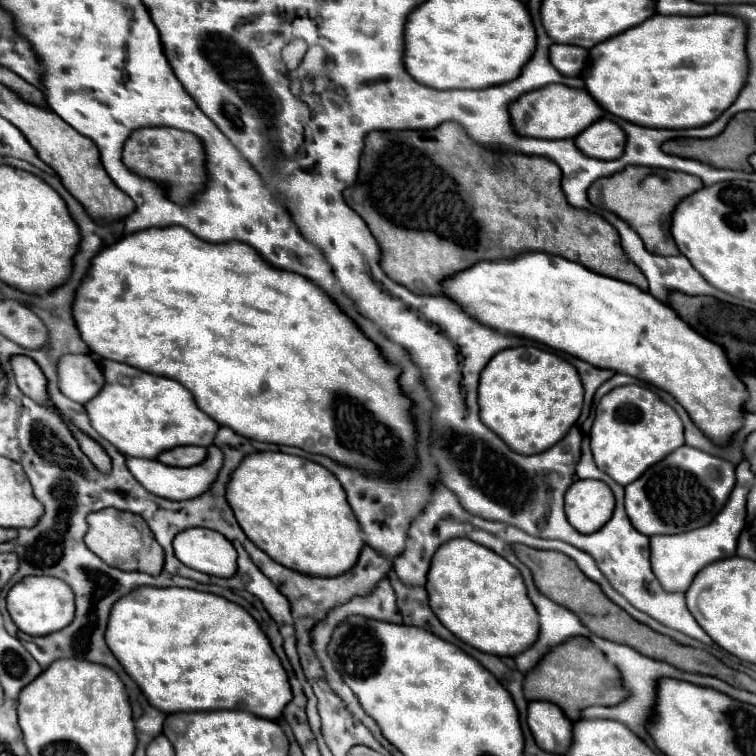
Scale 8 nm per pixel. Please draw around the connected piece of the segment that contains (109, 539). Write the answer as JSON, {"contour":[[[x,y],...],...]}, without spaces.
{"contour":[[[105,508],[95,514],[89,514],[87,522],[89,522],[89,532],[85,536],[85,544],[105,564],[127,572],[129,570],[145,572],[151,576],[157,576],[163,570],[163,562],[165,562],[163,548],[157,544],[153,532],[147,528],[141,516],[131,512],[121,512],[117,508]]]}

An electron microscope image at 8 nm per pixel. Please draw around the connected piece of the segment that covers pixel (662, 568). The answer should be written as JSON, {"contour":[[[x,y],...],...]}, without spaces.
{"contour":[[[743,458],[737,464],[735,492],[731,492],[727,504],[723,506],[723,512],[719,512],[719,516],[715,516],[715,520],[711,524],[697,528],[695,532],[651,538],[651,566],[653,566],[657,580],[663,584],[663,588],[667,592],[687,592],[699,570],[703,570],[707,564],[711,564],[715,560],[735,556],[739,534],[745,528],[745,516],[747,516],[745,504],[747,504],[747,492],[753,484],[753,478],[755,478],[755,474],[751,472],[751,464]]]}

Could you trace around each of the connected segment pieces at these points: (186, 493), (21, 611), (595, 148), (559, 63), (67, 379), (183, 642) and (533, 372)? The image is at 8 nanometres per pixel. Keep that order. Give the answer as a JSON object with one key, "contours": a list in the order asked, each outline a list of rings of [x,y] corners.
{"contours":[[[[209,446],[207,450],[209,450],[207,460],[203,460],[203,464],[197,464],[195,468],[175,468],[175,466],[165,466],[159,460],[145,460],[145,458],[127,458],[127,466],[131,474],[139,480],[139,484],[145,486],[151,494],[167,500],[189,500],[207,492],[223,466],[223,452],[217,446]]],[[[27,576],[7,594],[7,610],[17,628],[29,636],[45,636],[63,630],[75,618],[75,594],[69,584],[47,576]]],[[[601,118],[597,124],[591,124],[579,136],[575,136],[573,142],[589,158],[615,160],[623,154],[625,132],[613,120]]],[[[551,44],[549,62],[565,76],[579,76],[587,64],[587,50],[575,48],[571,44]]],[[[63,356],[59,360],[59,388],[75,402],[85,404],[105,386],[103,372],[91,356]]],[[[151,586],[135,588],[135,592],[123,596],[123,600],[119,600],[115,604],[115,608],[111,610],[111,620],[107,626],[107,644],[111,644],[111,650],[115,652],[117,660],[123,664],[127,674],[139,684],[145,698],[155,708],[159,708],[161,712],[167,712],[167,714],[191,712],[191,710],[247,710],[247,712],[251,712],[259,718],[265,718],[265,720],[279,720],[283,716],[285,706],[293,700],[289,676],[287,676],[279,656],[275,654],[267,634],[257,624],[257,620],[243,606],[229,602],[227,598],[221,598],[221,596],[211,594],[211,592],[199,592],[199,590],[191,590],[191,588],[151,588]]],[[[535,346],[507,348],[497,352],[481,372],[479,406],[481,406],[481,420],[493,432],[497,432],[511,450],[519,454],[539,454],[555,446],[577,422],[583,406],[583,384],[577,368],[553,352]]]]}

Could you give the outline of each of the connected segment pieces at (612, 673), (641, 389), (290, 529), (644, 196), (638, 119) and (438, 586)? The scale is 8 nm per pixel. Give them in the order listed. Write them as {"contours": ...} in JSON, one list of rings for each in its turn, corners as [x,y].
{"contours":[[[[571,638],[565,644],[555,646],[541,662],[535,666],[523,682],[525,698],[547,700],[563,708],[567,718],[573,722],[581,720],[581,710],[589,706],[617,706],[629,696],[623,686],[619,670],[607,660],[607,656],[589,638]]],[[[637,384],[619,386],[599,402],[591,428],[591,452],[595,464],[615,482],[623,486],[635,482],[651,464],[657,464],[683,444],[681,418],[649,388]]],[[[283,452],[249,454],[243,458],[239,468],[231,474],[227,500],[235,512],[239,526],[255,546],[267,552],[275,562],[291,570],[303,572],[307,576],[329,578],[349,572],[353,564],[359,560],[359,554],[365,546],[361,526],[355,514],[351,512],[343,486],[321,464],[309,460],[301,462],[301,458]]],[[[627,166],[625,170],[613,176],[599,178],[597,182],[593,182],[587,192],[587,198],[593,206],[609,210],[617,214],[621,220],[625,220],[641,236],[647,252],[659,256],[675,256],[679,254],[679,250],[671,236],[671,214],[679,200],[683,200],[691,192],[697,192],[699,188],[703,188],[703,182],[697,176],[685,172],[647,166]]],[[[655,14],[651,18],[647,18],[643,24],[629,28],[625,32],[621,32],[619,36],[613,36],[601,44],[597,44],[595,48],[589,50],[589,64],[583,72],[583,82],[585,82],[585,90],[589,90],[591,98],[609,114],[639,124],[639,126],[647,126],[647,128],[697,128],[697,126],[705,126],[711,124],[713,120],[717,120],[737,98],[739,90],[745,84],[745,76],[747,76],[747,54],[745,54],[745,42],[747,42],[747,28],[743,24],[743,20],[735,18],[735,16],[725,16],[725,14],[707,14],[707,16],[663,16],[663,14]]],[[[459,538],[435,552],[427,580],[431,608],[455,636],[465,644],[493,656],[519,656],[539,636],[539,612],[527,596],[519,570],[493,550]]]]}

